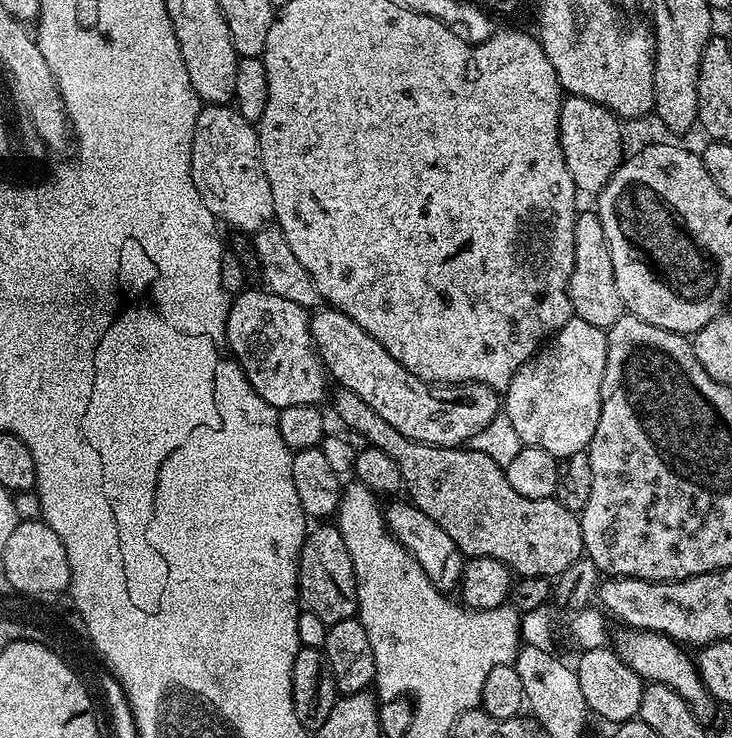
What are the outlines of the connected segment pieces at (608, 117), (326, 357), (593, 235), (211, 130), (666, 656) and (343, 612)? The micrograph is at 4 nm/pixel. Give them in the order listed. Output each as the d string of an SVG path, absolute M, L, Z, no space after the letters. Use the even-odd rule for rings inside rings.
M565 95L561 99L560 145L566 170L570 170L570 178L574 178L574 186L581 197L599 196L606 182L610 182L610 178L620 169L626 156L620 127L621 121L610 109L590 98Z
M334 307L315 309L308 325L316 353L323 360L329 377L339 387L354 390L370 410L386 418L386 422L406 438L439 448L464 446L501 411L501 397L490 386L470 384L445 390L410 374L402 362L390 358L390 350L386 350L378 338L370 338L358 322Z
M594 210L577 211L574 222L574 270L568 283L568 297L575 316L590 326L605 330L614 326L626 309L614 282L614 262L610 262L610 246L606 242L606 230L602 230L600 215Z
M209 104L201 107L196 125L194 126L194 138L192 139L192 177L194 178L194 186L198 186L198 194L202 198L202 202L206 202L206 206L216 215L217 221L229 224L232 228L241 228L247 234L255 234L259 228L271 225L273 223L276 211L274 210L274 198L270 190L270 182L266 178L266 170L264 163L260 157L260 134L257 125L246 122L246 118L242 118L242 114L234 106L226 104Z
M625 627L624 632L615 633L614 651L620 655L622 662L634 670L640 679L653 684L665 684L670 690L678 690L682 698L686 698L688 705L694 710L694 714L701 722L708 722L714 709L714 701L704 690L704 684L700 680L700 672L696 668L695 659L687 656L685 649L677 641L671 640L662 632L647 632L641 628Z
M328 522L321 524L324 524L321 528L303 537L296 566L296 582L299 603L307 611L318 614L324 624L330 625L351 620L357 615L356 575L339 527Z

